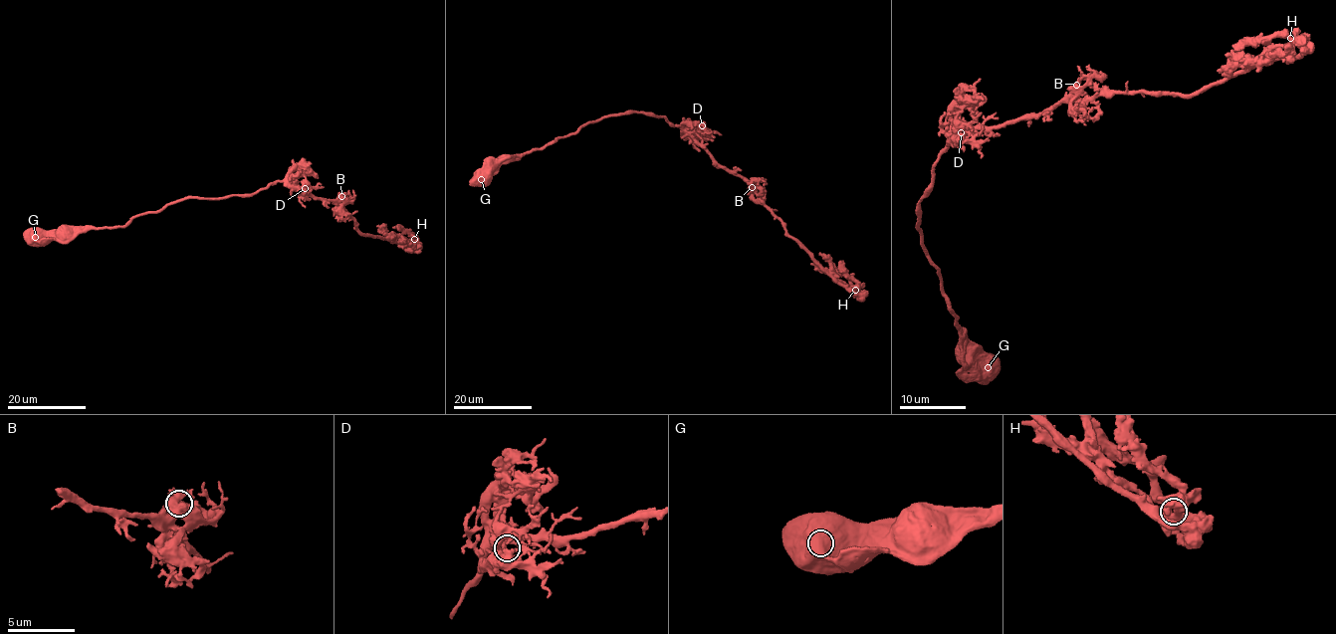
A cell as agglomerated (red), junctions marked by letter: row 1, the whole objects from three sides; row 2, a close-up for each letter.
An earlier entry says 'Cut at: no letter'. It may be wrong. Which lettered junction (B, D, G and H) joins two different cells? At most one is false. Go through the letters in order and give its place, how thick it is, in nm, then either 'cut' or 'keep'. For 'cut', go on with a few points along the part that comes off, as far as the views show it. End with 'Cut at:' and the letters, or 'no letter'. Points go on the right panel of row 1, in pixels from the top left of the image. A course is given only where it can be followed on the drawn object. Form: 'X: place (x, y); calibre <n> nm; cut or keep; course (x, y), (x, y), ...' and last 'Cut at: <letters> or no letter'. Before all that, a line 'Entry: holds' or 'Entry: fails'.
Entry: holds
B: place (1076, 85); calibre 550 nm; keep
D: place (961, 132); calibre 360 nm; keep
G: place (988, 367); calibre 1250 nm; keep
H: place (1290, 38); calibre 480 nm; keep
Cut at: no letter

